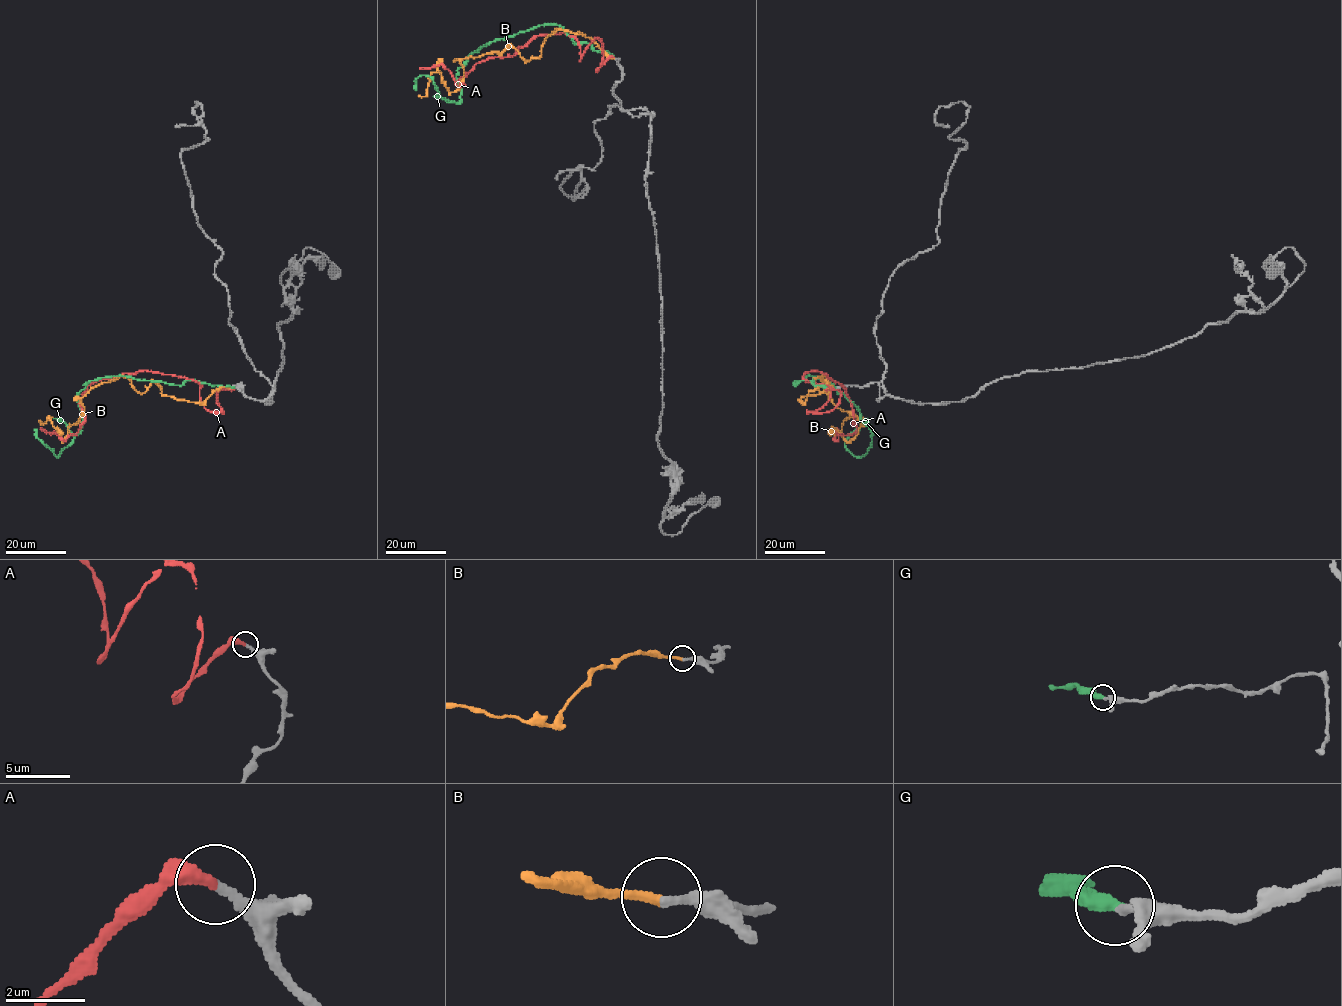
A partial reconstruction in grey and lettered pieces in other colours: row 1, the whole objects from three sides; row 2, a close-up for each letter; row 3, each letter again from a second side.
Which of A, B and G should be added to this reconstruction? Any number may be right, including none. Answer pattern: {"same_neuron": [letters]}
{"same_neuron": ["A"]}

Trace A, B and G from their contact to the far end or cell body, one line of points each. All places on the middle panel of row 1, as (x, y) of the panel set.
A: (613, 57), (597, 70), (598, 39), (579, 61), (559, 33), (479, 61), (460, 87), (419, 68)
B: (613, 58), (582, 34), (554, 30), (534, 58), (511, 44), (463, 58), (454, 91), (438, 71), (418, 95)
G: (613, 57), (544, 24), (471, 53), (458, 69), (458, 103), (440, 97), (428, 76), (415, 80), (416, 90)

